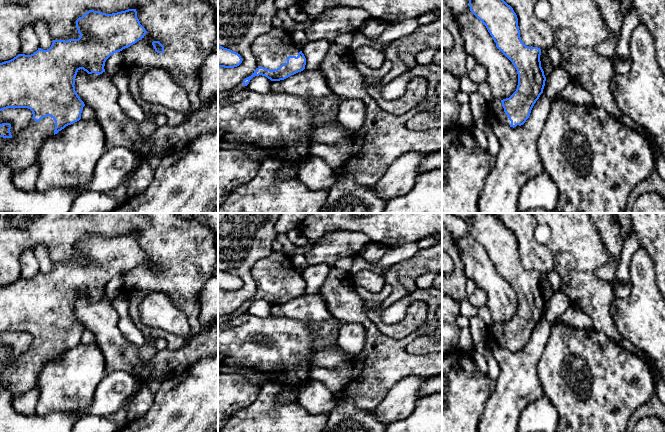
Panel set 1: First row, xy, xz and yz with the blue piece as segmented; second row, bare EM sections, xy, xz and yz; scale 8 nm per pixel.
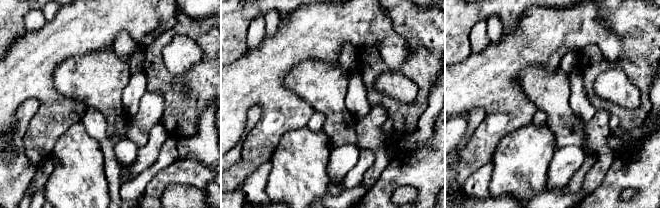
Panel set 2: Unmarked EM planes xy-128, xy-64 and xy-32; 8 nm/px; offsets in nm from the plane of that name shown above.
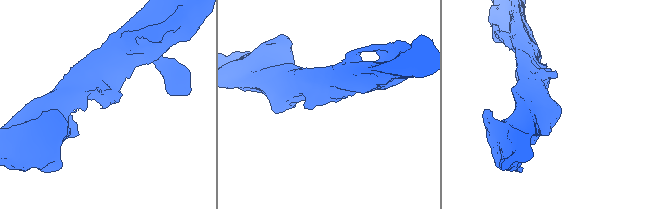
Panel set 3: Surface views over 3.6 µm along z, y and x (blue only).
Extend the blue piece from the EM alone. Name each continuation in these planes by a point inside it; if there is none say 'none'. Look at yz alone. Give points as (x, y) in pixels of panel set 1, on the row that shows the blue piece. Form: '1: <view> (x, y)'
1: yz (494, 107)

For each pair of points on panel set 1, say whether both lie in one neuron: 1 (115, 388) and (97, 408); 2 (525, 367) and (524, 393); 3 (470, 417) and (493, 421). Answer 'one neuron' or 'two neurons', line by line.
1: one neuron
2: one neuron
3: two neurons

